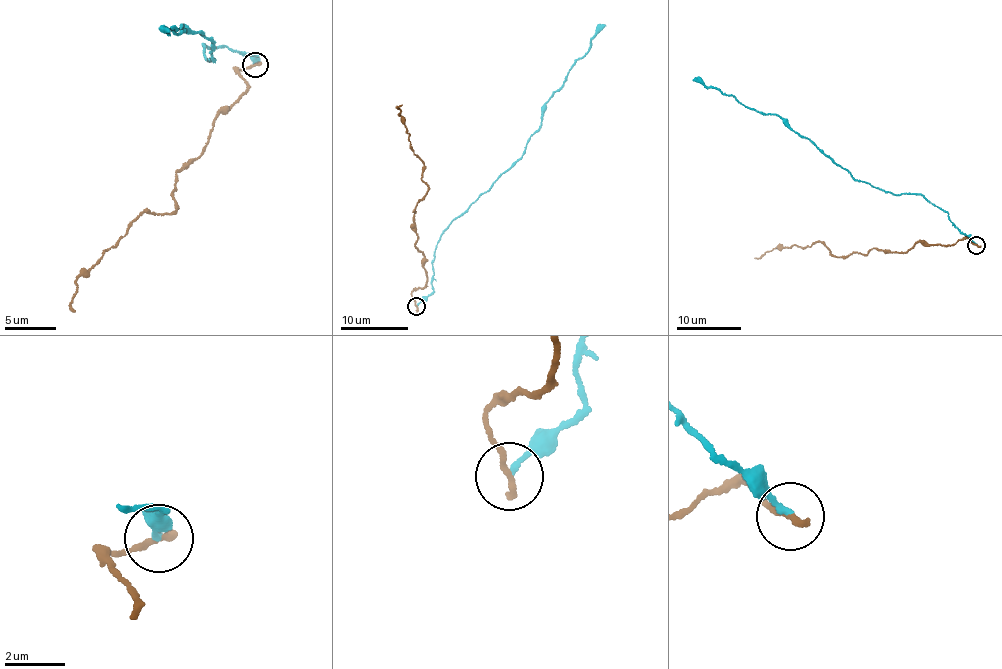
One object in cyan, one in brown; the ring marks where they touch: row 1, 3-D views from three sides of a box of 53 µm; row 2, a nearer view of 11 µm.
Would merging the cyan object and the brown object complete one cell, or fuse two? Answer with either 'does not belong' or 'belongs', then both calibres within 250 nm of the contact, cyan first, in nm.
does not belong | 180/260 nm

